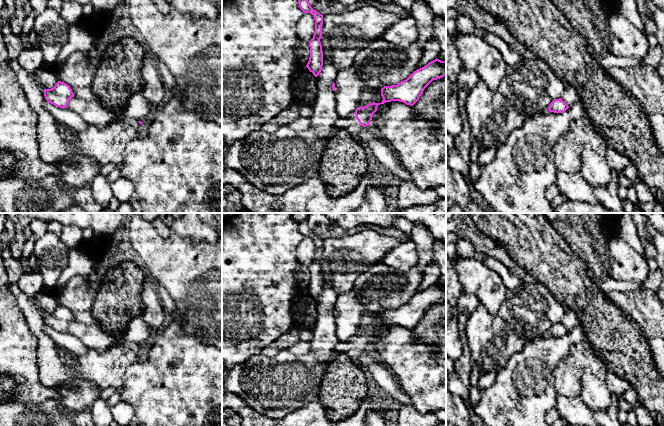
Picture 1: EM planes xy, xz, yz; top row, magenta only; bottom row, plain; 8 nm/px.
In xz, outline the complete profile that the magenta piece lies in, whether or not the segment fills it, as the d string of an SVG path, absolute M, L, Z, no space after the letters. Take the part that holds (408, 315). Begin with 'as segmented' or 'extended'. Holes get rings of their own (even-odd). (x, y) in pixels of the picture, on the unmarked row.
extended; M435 283L424 291L414 295L406 304L397 309L384 310L381 313L383 322L381 327L370 327L365 331L358 331L349 341L339 341L336 352L339 356L350 359L358 364L360 355L370 349L373 338L380 328L391 325L403 326L413 330L423 318L424 313L433 305L446 300L446 285Z

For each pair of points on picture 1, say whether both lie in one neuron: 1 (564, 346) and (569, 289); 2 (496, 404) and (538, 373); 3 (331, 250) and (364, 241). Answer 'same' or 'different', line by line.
1: different
2: same
3: same

